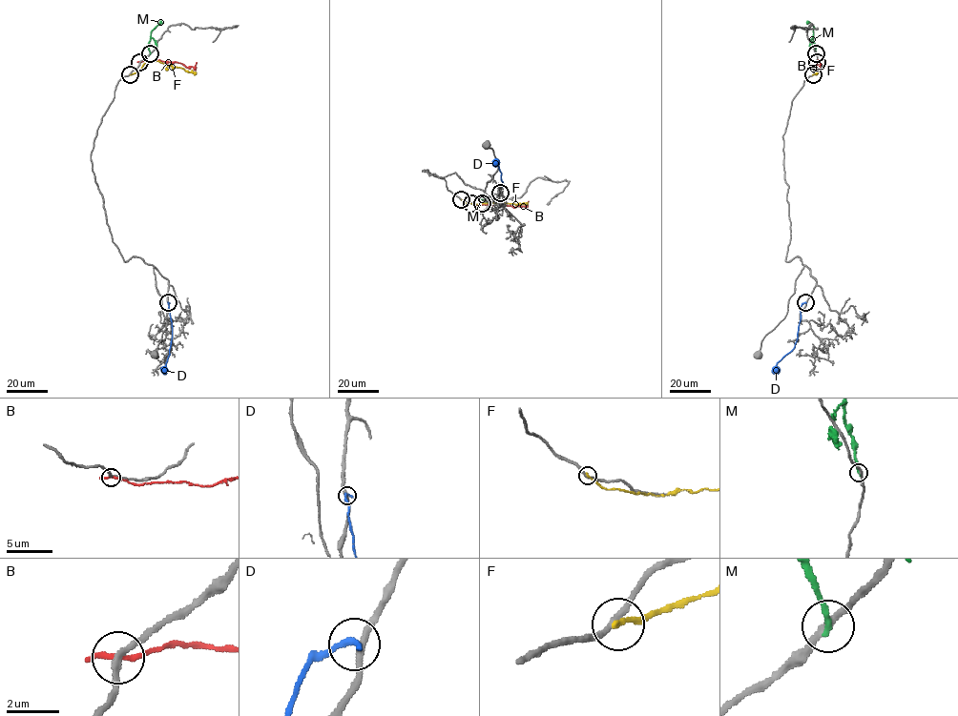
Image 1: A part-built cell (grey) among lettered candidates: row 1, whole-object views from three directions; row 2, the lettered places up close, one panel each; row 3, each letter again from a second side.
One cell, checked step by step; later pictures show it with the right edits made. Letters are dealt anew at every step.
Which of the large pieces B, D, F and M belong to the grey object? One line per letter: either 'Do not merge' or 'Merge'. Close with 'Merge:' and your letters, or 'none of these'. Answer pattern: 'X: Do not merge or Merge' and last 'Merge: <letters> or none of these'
B: Do not merge
D: Do not merge
F: Do not merge
M: Do not merge
Merge: none of these

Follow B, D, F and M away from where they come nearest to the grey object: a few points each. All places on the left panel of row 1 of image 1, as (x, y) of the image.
B: (139, 62), (159, 60), (179, 62), (186, 67), (194, 67), (197, 62)
D: (168, 302), (172, 338), (163, 373)
F: (130, 74), (152, 61), (197, 73)
M: (150, 53), (151, 31), (161, 22)

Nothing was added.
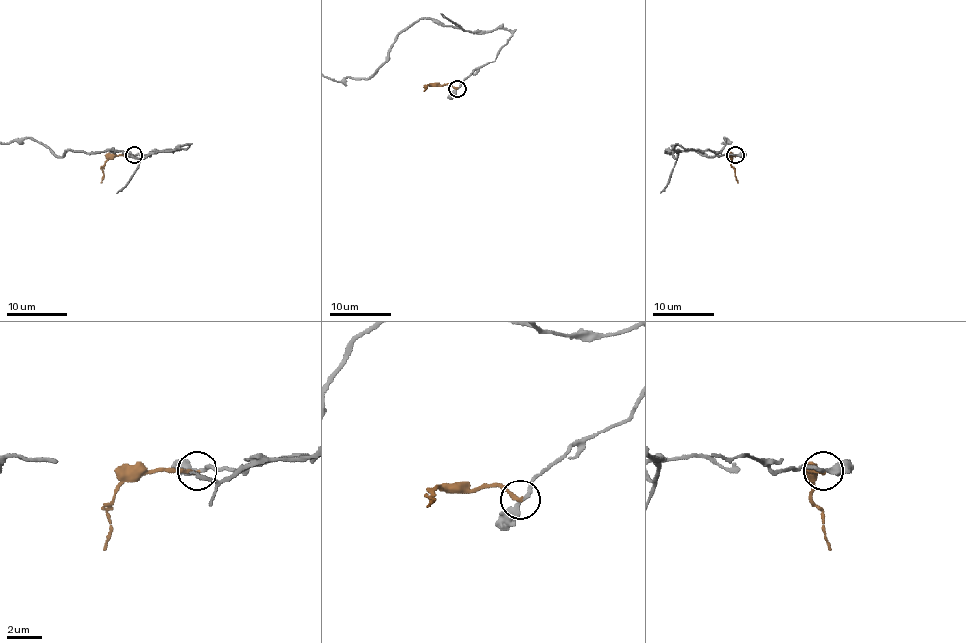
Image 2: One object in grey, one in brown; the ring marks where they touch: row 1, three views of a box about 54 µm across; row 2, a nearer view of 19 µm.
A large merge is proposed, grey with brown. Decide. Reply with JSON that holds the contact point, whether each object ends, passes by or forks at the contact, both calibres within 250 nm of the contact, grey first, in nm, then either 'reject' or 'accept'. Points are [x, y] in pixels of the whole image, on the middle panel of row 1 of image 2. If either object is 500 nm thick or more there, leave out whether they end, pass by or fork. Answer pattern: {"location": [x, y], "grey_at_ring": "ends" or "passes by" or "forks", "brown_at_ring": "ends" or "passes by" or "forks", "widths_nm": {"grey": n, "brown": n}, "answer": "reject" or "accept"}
{"location": [457, 88], "grey_at_ring": "passes by", "brown_at_ring": "ends", "widths_nm": {"grey": 240, "brown": 200}, "answer": "reject"}

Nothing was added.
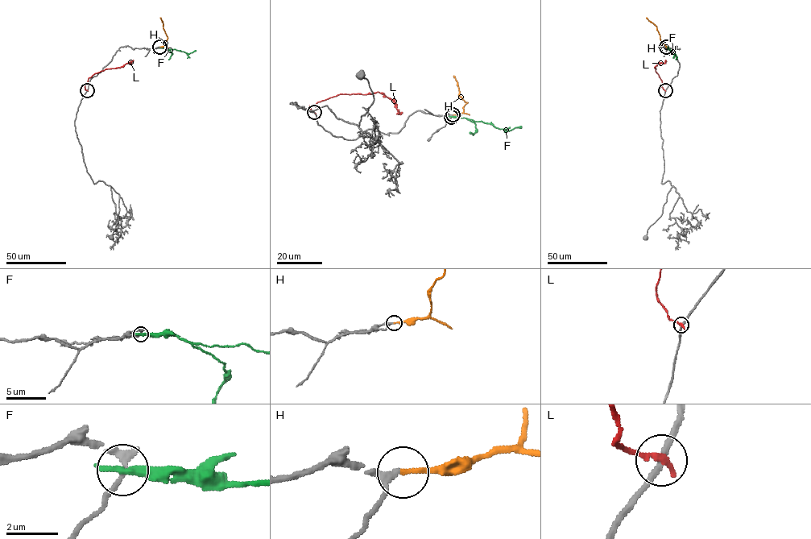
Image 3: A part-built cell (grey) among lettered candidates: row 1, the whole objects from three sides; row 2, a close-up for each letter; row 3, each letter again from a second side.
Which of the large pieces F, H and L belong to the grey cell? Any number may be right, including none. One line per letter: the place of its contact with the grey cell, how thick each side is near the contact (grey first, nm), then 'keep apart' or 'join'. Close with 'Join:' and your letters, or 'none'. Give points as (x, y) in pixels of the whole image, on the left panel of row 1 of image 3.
F: contact (159, 47); calibres 140 and 360 nm; keep apart
H: contact (159, 47); calibres 180 and 190 nm; join
L: contact (87, 90); calibres 200 and 240 nm; keep apart
Join: H

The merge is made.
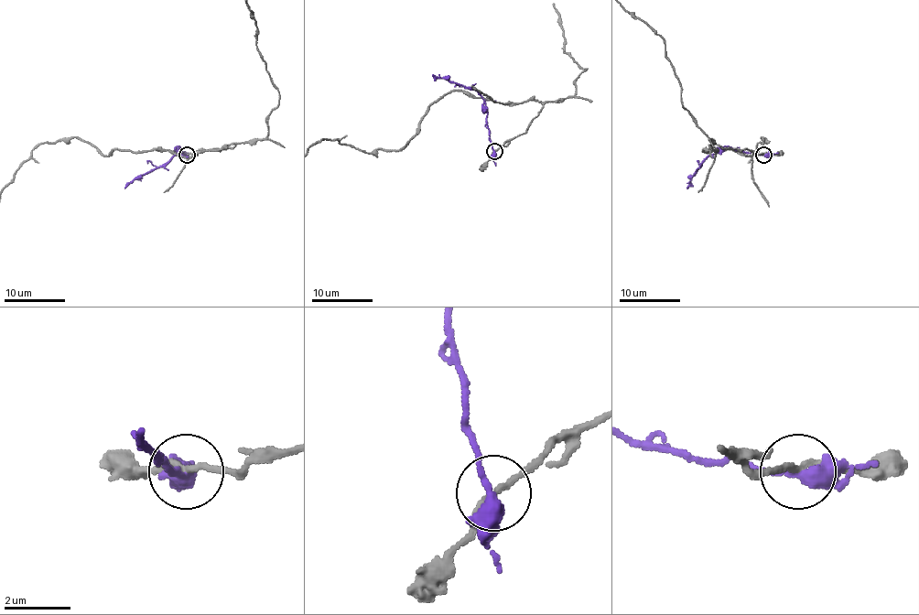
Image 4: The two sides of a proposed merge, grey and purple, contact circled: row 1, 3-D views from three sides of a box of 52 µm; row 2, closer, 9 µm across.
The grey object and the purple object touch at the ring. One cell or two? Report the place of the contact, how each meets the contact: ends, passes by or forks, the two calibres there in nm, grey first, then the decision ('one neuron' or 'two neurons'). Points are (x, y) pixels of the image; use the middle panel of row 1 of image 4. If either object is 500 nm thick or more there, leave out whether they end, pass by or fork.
(494, 151) | grey passes by | purple passes by | 160/360 nm | two neurons

